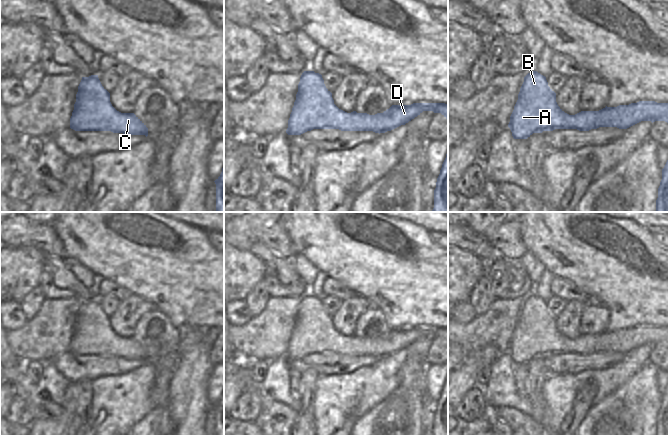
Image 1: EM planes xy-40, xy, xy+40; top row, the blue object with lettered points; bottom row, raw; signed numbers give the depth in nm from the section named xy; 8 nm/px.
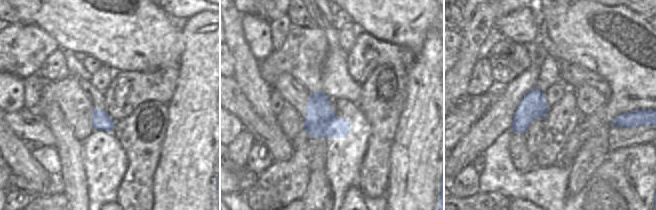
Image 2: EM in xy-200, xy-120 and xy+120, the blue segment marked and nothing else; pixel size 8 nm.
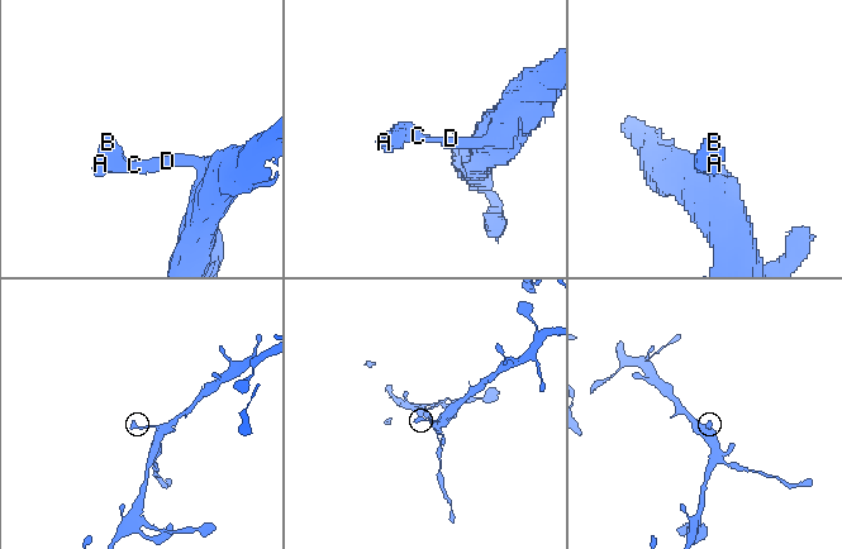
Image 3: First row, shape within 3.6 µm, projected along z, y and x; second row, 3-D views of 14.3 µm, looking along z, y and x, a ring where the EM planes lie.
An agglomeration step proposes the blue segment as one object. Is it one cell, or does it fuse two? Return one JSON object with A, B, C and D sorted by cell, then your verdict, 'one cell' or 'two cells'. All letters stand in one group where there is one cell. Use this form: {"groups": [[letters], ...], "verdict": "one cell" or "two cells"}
{"groups": [["A", "B", "C", "D"]], "verdict": "one cell"}

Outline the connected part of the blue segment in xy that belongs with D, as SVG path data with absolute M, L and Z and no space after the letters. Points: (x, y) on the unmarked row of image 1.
M304 295L286 357L301 359L313 353L339 353L380 358L405 349L423 335L441 337L448 344L448 329L445 327L392 329L383 337L375 339L356 335L347 337L334 328L332 317L326 312L321 298Z

